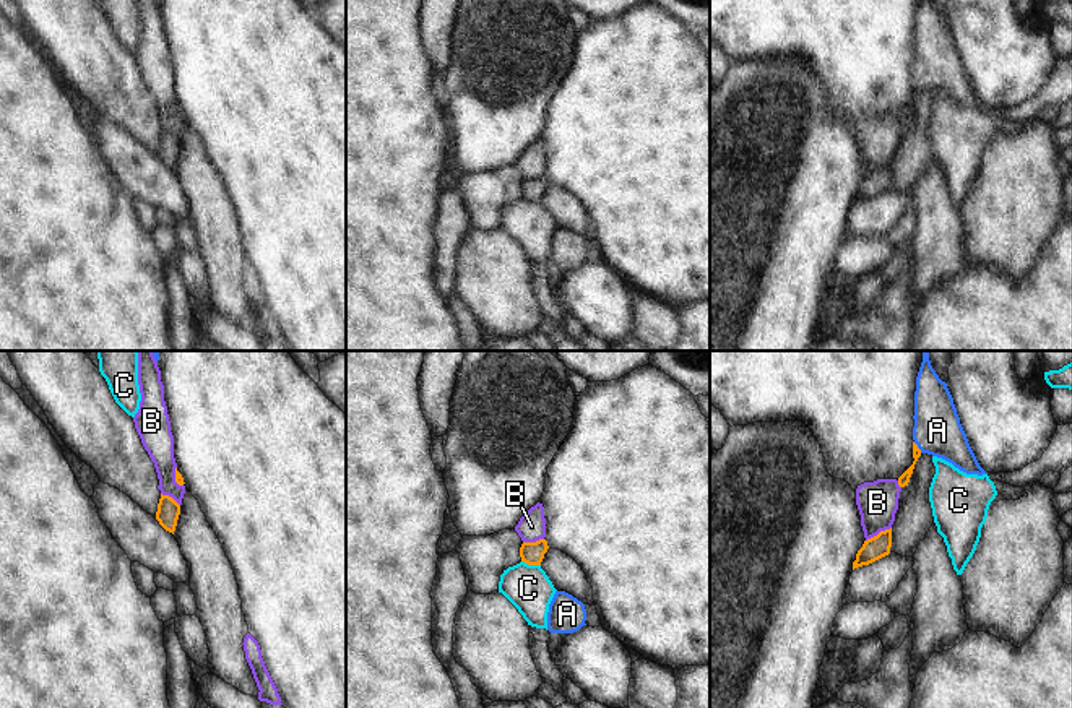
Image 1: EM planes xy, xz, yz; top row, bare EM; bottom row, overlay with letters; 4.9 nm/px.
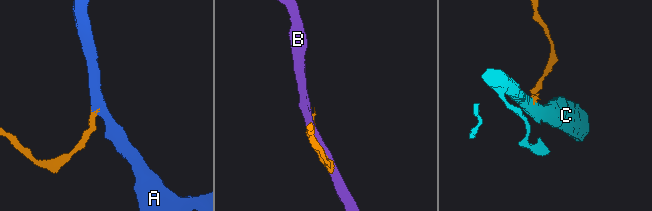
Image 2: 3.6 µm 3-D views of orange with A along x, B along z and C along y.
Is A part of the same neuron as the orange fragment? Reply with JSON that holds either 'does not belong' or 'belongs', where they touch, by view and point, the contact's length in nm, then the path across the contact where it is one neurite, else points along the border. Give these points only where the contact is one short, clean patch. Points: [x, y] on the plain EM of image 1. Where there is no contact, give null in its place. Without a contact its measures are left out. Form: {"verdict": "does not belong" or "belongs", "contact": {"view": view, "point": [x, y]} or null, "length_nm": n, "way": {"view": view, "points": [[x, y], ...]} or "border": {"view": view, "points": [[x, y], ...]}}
{"verdict": "belongs", "contact": {"view": "yz", "point": [916, 83]}, "length_nm": 70, "way": {"view": "yz", "points": [[903, 116], [915, 96], [916, 83], [938, 67]]}}

